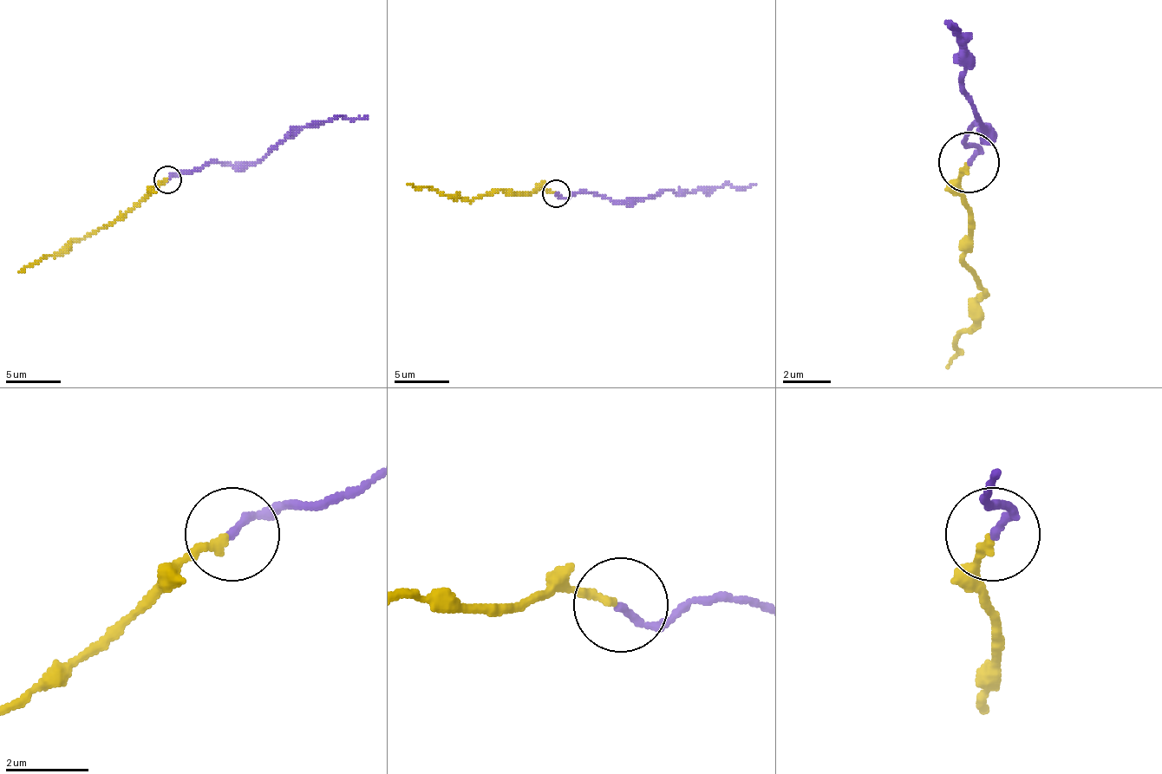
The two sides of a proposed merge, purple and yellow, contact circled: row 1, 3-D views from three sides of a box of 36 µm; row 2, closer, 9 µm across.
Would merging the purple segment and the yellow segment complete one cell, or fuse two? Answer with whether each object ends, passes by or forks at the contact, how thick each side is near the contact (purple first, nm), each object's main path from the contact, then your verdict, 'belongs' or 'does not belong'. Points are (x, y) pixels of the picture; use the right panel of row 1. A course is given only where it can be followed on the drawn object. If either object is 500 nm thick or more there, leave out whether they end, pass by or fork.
purple ends | yellow ends | 190/190 nm | purple via (967, 160), (979, 148), (967, 142), (973, 125), (985, 130), (961, 88), (961, 46), (949, 22) | yellow via (967, 160), (961, 263), (985, 293), (949, 366) | belongs

